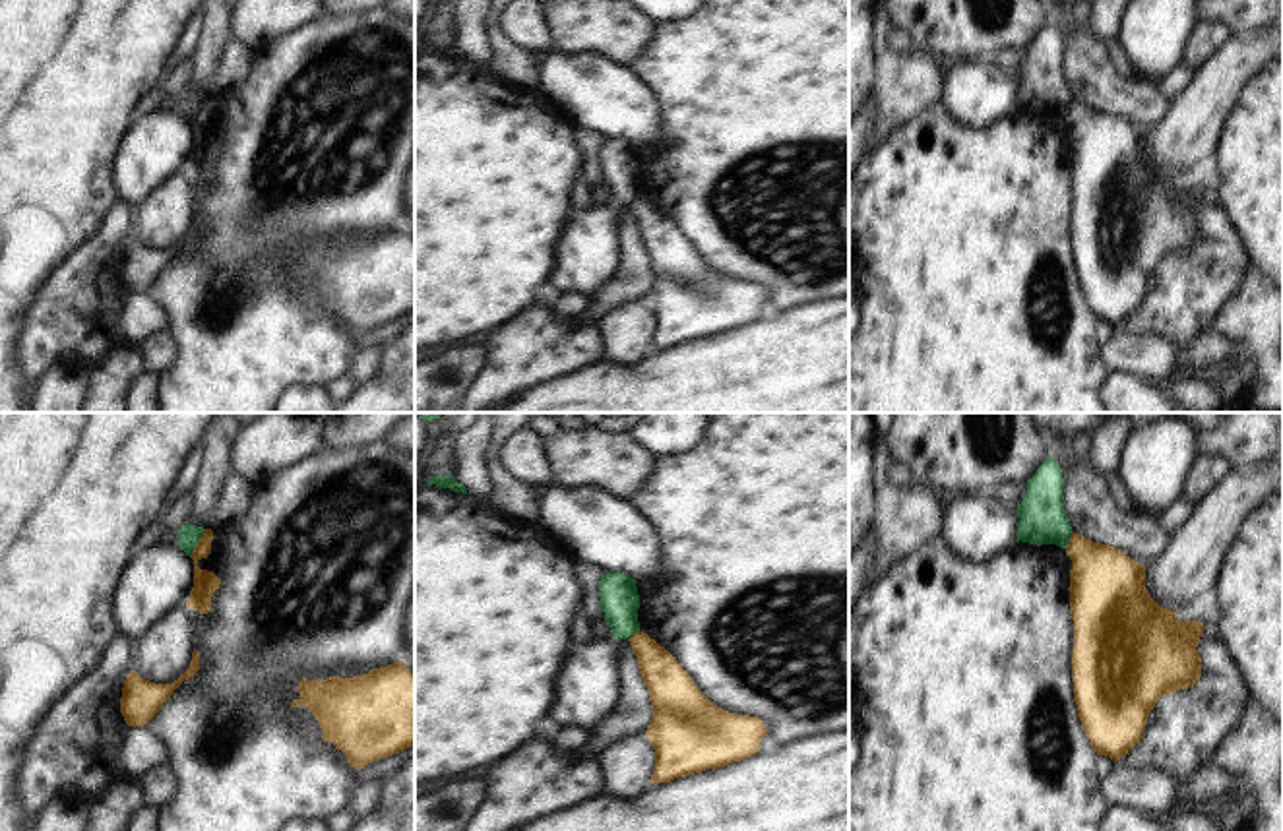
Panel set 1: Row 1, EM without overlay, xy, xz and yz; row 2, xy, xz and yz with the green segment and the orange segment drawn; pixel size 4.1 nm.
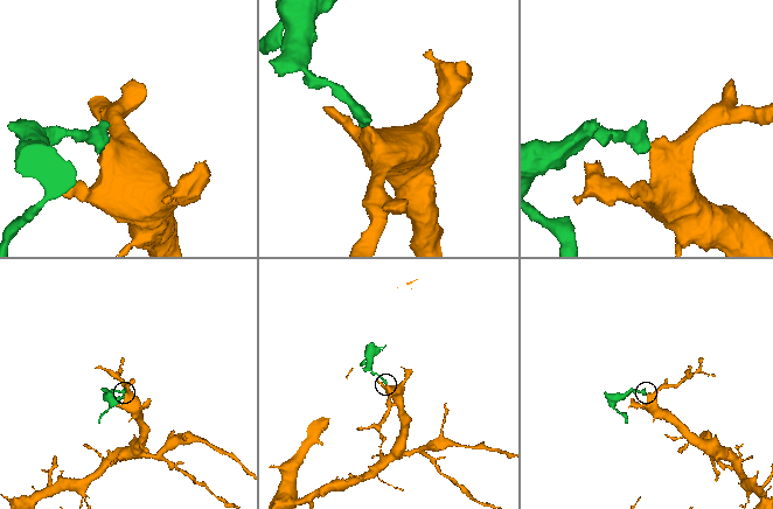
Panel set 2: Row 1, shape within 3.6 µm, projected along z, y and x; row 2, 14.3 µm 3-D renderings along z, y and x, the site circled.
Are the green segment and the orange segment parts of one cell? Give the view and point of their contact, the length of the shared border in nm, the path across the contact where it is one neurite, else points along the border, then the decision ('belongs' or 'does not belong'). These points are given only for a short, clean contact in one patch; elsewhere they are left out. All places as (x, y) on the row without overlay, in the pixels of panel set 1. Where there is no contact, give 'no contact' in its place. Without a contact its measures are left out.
xy (196, 109) | 140 nm | along xy (206, 95), (190, 123) | does not belong

